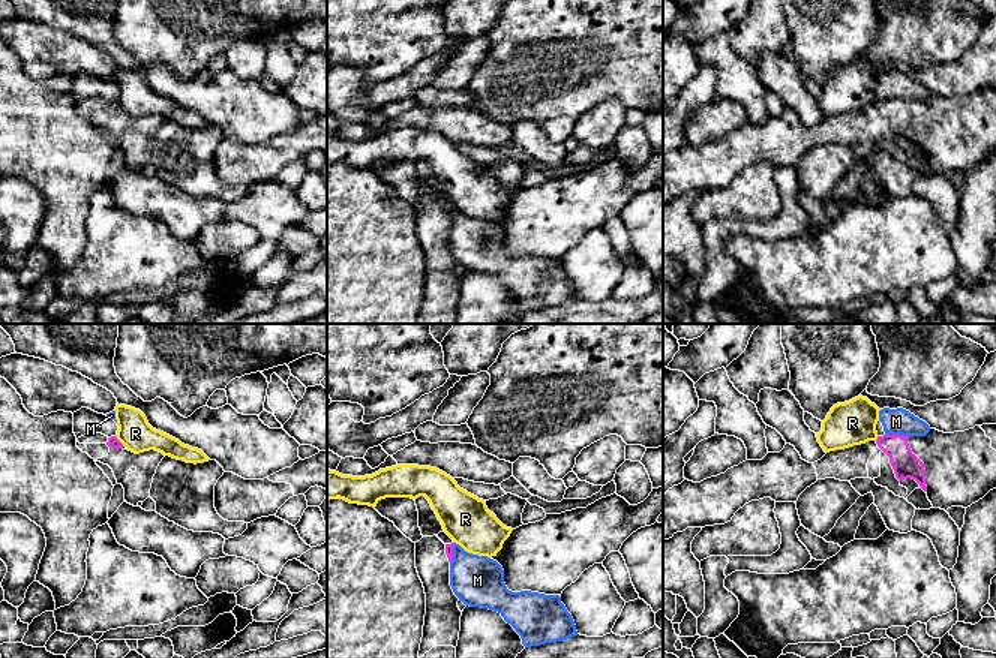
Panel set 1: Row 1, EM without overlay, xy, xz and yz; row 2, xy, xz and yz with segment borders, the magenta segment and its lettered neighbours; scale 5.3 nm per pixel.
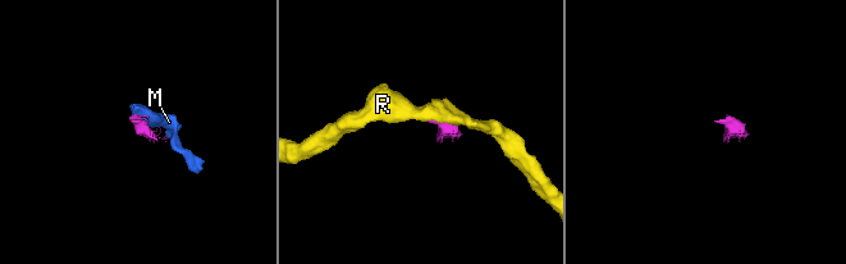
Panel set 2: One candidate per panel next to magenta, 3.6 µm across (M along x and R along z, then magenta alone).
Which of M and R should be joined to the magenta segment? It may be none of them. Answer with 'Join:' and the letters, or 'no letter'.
Join: no letter

